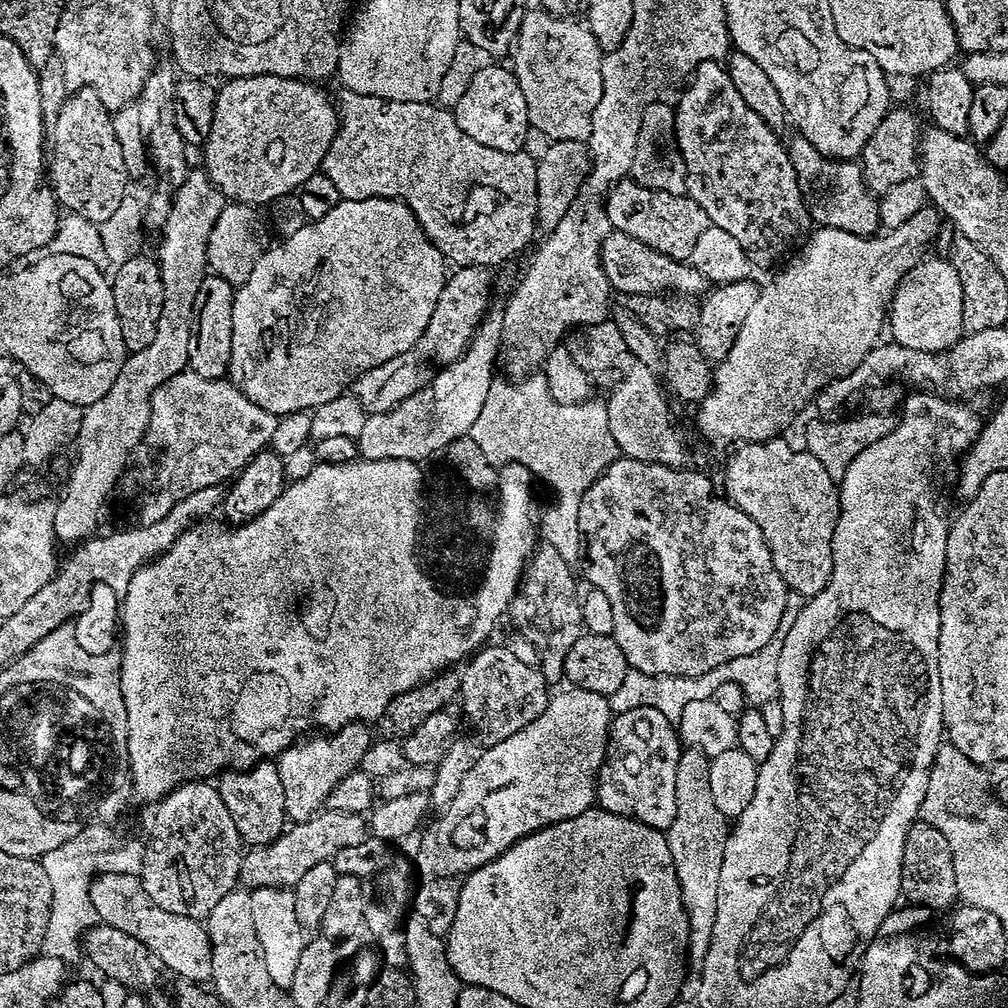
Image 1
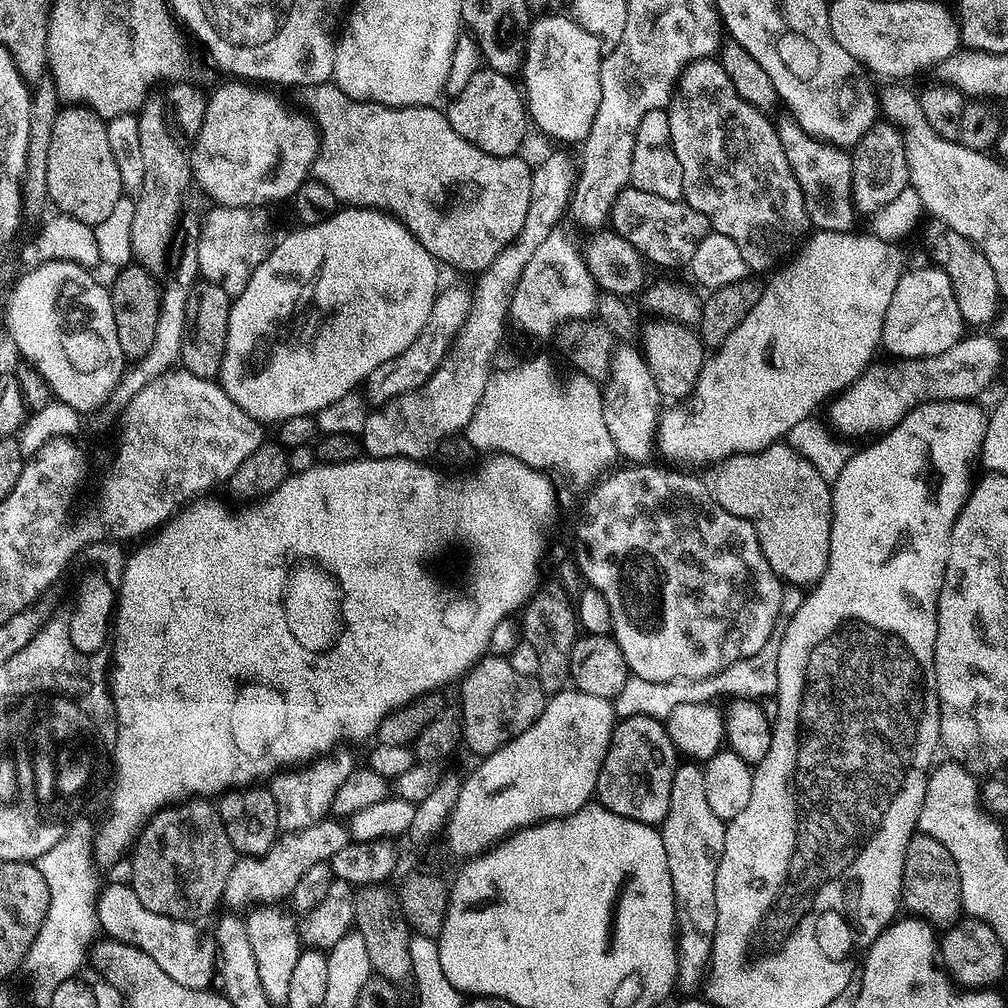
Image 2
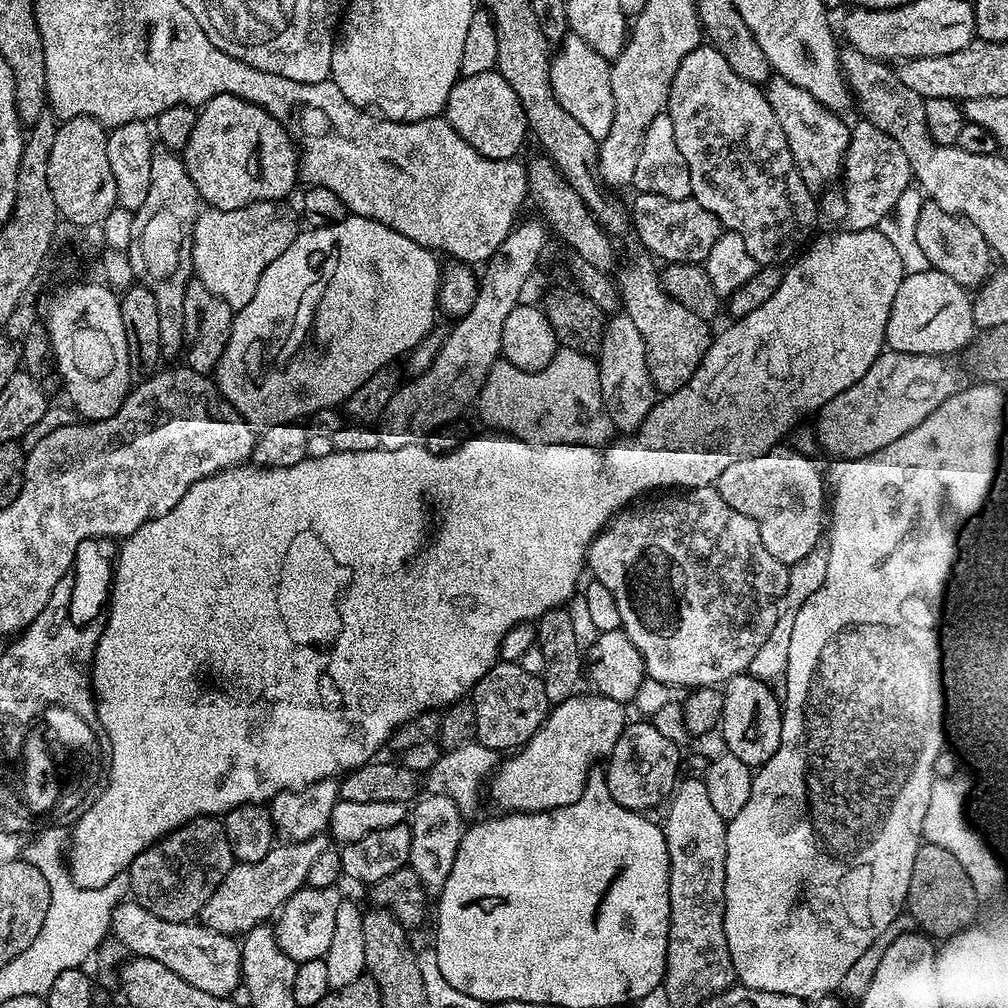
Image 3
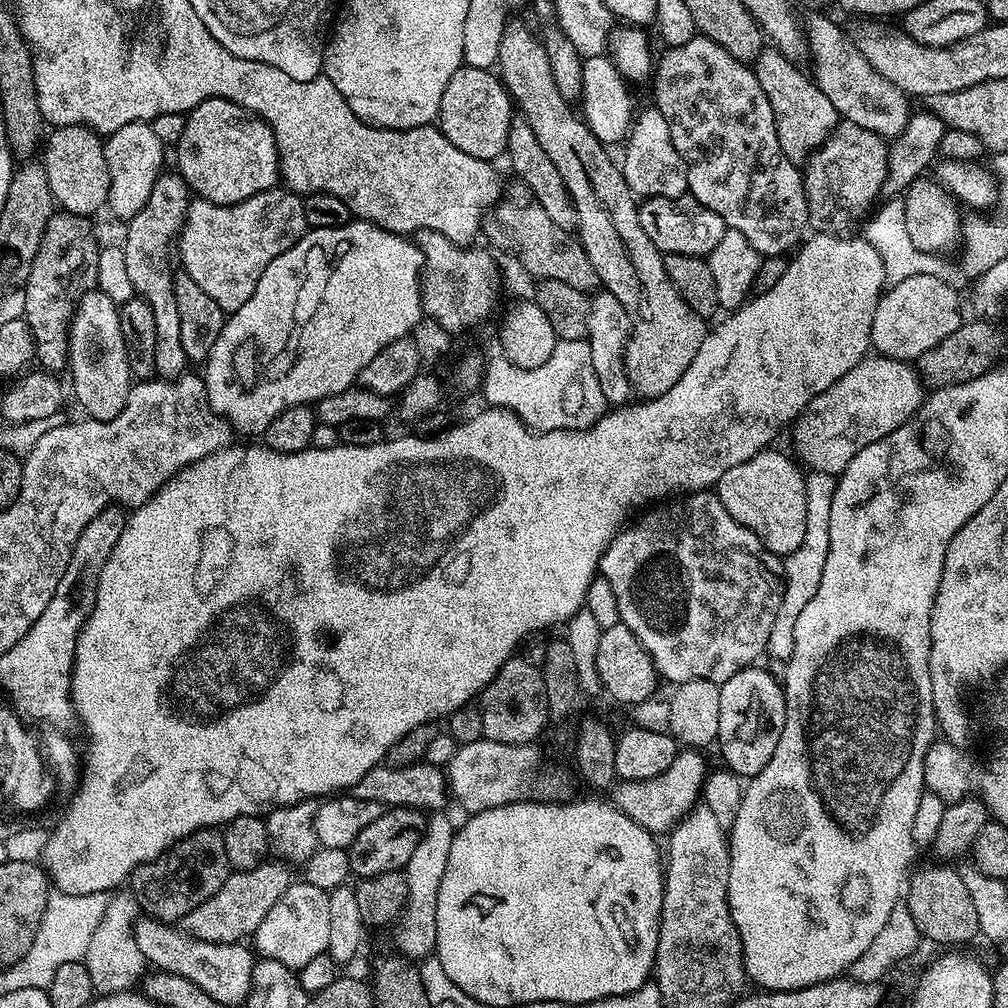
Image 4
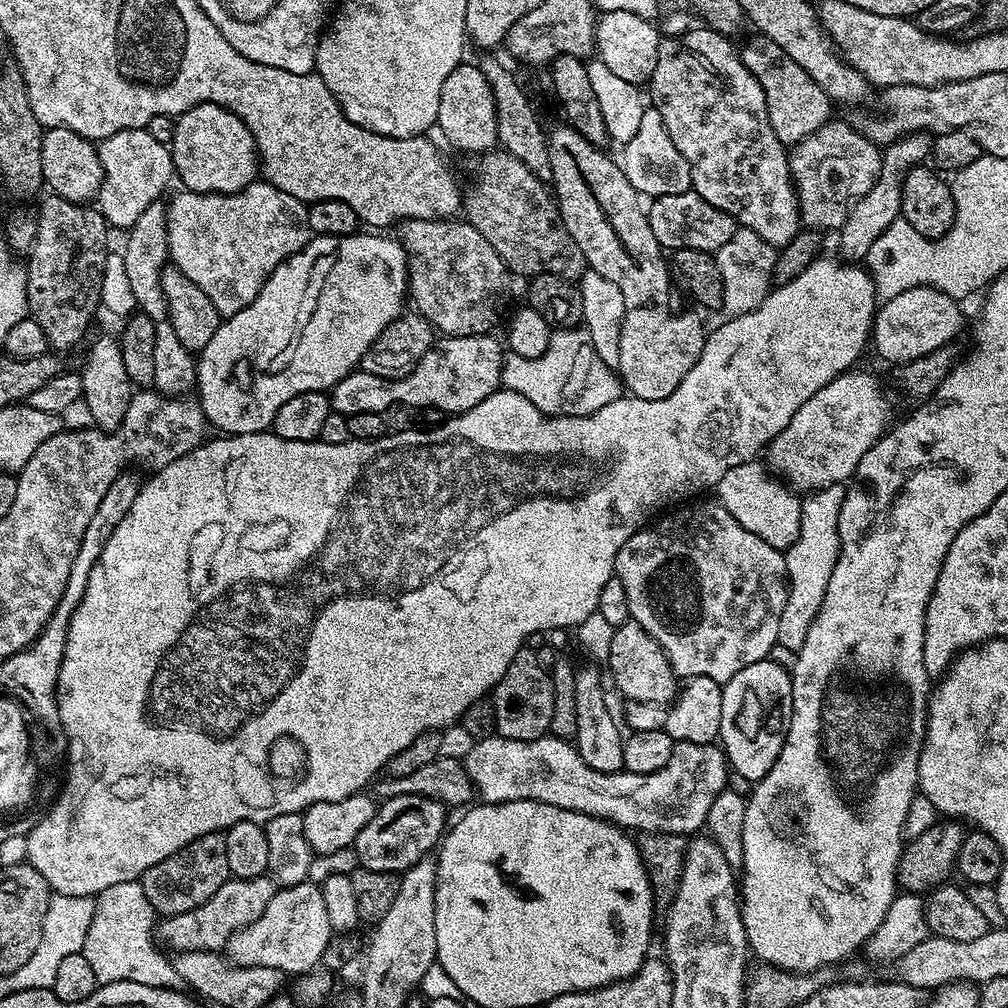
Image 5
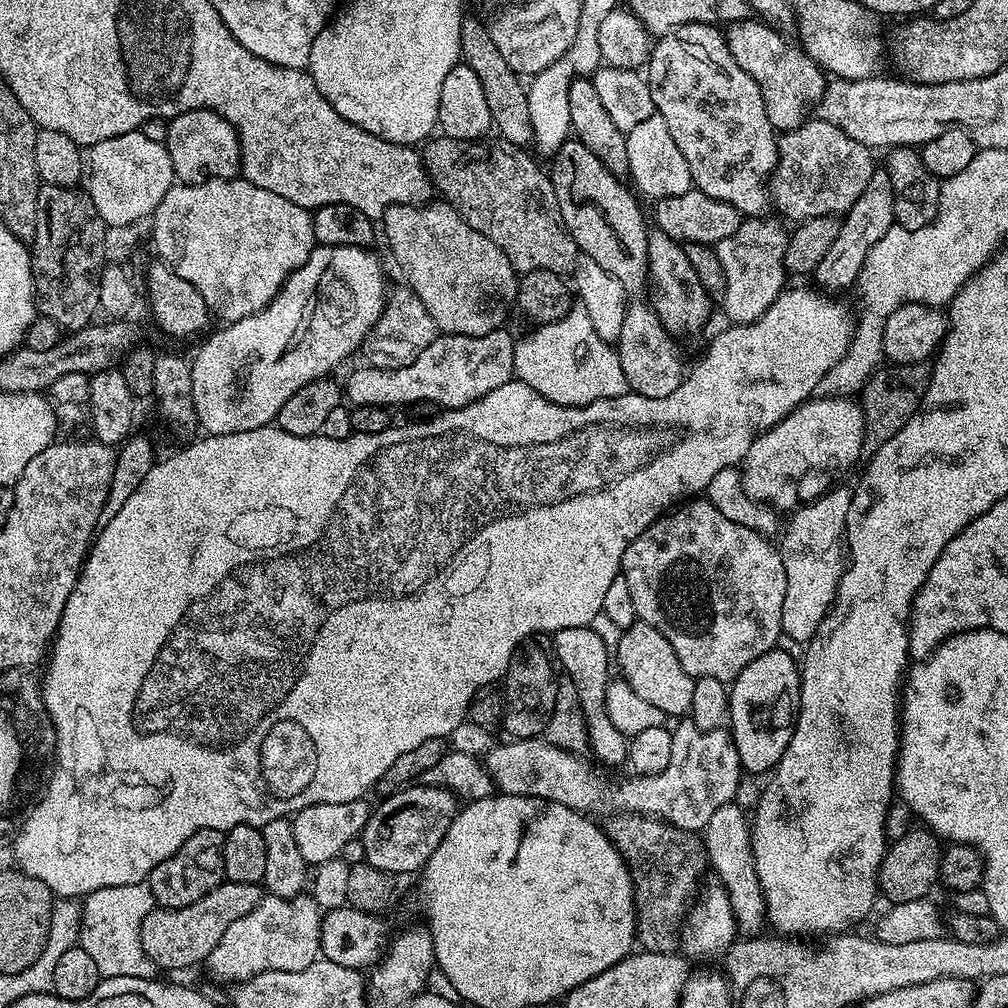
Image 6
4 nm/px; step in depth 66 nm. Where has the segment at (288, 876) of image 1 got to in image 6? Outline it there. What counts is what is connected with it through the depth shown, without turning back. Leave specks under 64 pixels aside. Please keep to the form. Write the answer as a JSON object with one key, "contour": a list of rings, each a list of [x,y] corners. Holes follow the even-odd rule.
{"contour":[[[222,882],[206,898],[194,902],[185,908],[153,908],[142,922],[140,941],[142,950],[157,969],[192,968],[195,964],[203,965],[208,959],[210,950],[218,946],[222,934],[226,934],[229,926],[238,922],[238,918],[250,914],[254,906],[262,898],[259,884],[239,884],[238,882]]]}

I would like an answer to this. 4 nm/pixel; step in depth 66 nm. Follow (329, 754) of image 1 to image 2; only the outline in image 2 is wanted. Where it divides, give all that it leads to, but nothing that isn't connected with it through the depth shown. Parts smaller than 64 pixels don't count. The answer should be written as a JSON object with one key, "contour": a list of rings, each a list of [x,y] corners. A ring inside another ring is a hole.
{"contour":[[[340,750],[325,758],[317,759],[299,770],[286,770],[271,777],[270,791],[274,798],[274,806],[278,806],[278,826],[281,833],[306,830],[306,826],[314,826],[329,819],[334,794],[338,794],[342,782],[350,778],[354,767],[354,761],[346,752],[348,751]]]}

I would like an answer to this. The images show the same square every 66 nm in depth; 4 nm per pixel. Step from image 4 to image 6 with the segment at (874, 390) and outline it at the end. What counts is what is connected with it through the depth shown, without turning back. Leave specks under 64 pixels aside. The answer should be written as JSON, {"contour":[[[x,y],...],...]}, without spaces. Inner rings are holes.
{"contour":[[[824,394],[819,397],[821,400],[816,400],[817,398],[810,398],[800,405],[796,411],[792,412],[786,418],[779,420],[770,430],[766,430],[758,438],[754,440],[750,446],[750,450],[744,455],[742,461],[742,479],[744,481],[744,489],[746,494],[751,498],[751,500],[757,500],[759,504],[767,504],[776,509],[777,513],[788,514],[793,511],[801,503],[798,496],[799,480],[803,478],[808,471],[812,469],[831,469],[831,464],[837,464],[840,468],[848,468],[856,459],[859,458],[860,452],[864,448],[864,411],[860,409],[859,403],[855,399],[849,398],[844,394]]]}

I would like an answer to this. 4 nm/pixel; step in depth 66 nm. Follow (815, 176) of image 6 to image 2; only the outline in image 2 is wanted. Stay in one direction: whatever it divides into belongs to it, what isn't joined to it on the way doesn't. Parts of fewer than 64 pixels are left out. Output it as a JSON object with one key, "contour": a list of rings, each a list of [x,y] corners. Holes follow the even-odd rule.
{"contour":[[[877,122],[872,125],[866,134],[862,134],[860,141],[854,146],[852,157],[852,202],[856,206],[857,213],[873,214],[882,210],[888,202],[893,201],[902,190],[909,187],[908,163],[906,162],[906,150],[904,139],[900,137],[900,129],[887,122]]]}

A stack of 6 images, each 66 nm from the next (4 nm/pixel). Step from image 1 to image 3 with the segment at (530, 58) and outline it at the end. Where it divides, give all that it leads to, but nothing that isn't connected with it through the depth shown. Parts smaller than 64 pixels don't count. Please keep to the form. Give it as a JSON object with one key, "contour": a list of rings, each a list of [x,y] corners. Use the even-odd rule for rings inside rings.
{"contour":[[[568,34],[555,49],[548,65],[552,93],[557,102],[598,142],[610,130],[614,116],[614,102],[610,90],[610,64],[605,53],[594,50],[582,38]]]}

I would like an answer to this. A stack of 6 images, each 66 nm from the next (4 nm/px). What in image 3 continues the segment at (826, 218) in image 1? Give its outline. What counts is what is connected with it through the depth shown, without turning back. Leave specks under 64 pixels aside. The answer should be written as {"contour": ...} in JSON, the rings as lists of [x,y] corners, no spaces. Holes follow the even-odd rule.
{"contour":[[[773,75],[767,81],[766,95],[778,126],[782,126],[786,146],[802,182],[813,190],[826,187],[836,175],[841,175],[844,153],[850,139],[849,125],[844,125],[839,115],[824,108],[810,94],[806,94],[806,90],[794,86],[794,82],[786,82],[786,78],[781,76]]]}

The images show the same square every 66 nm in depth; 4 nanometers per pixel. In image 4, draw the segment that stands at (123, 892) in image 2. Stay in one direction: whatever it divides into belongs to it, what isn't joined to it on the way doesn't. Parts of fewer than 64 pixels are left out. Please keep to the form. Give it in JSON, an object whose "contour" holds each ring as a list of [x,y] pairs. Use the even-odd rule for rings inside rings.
{"contour":[[[141,918],[136,921],[136,941],[145,961],[153,969],[190,978],[190,982],[206,990],[206,994],[210,994],[214,1002],[232,1006],[232,1004],[243,1005],[247,1001],[252,990],[254,952],[251,947],[240,942],[215,944],[199,940],[171,923],[151,918]]]}

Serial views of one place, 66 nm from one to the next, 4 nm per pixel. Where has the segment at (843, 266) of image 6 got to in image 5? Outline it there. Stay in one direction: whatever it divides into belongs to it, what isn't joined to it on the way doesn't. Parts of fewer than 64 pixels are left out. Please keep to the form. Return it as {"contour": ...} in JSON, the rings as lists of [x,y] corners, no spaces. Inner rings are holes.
{"contour":[[[911,132],[883,149],[878,178],[874,178],[874,186],[870,186],[870,190],[866,190],[866,194],[852,205],[846,222],[838,229],[841,252],[839,255],[845,261],[863,261],[877,238],[891,226],[893,221],[901,219],[900,207],[904,179],[911,168],[923,165],[931,157],[932,141],[933,137],[929,133]]]}

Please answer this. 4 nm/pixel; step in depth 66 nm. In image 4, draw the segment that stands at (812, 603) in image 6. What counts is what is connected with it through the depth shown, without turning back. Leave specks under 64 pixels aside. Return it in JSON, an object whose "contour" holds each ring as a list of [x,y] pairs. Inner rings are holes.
{"contour":[[[809,471],[804,477],[808,491],[806,506],[806,535],[802,538],[802,546],[794,550],[782,560],[782,591],[778,614],[774,618],[774,626],[770,626],[767,655],[780,662],[786,662],[794,650],[794,622],[798,622],[798,614],[806,607],[806,602],[818,594],[818,586],[822,582],[822,570],[826,570],[826,554],[830,550],[830,502],[836,489],[837,477],[830,472]]]}

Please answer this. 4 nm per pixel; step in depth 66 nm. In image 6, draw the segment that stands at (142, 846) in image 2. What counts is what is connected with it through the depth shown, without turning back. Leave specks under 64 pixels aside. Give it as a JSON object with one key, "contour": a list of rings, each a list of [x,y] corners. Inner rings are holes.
{"contour":[[[199,828],[166,862],[154,866],[154,870],[148,875],[147,883],[152,887],[152,893],[157,905],[162,908],[185,908],[210,894],[224,880],[224,832],[219,832],[213,828]]]}

